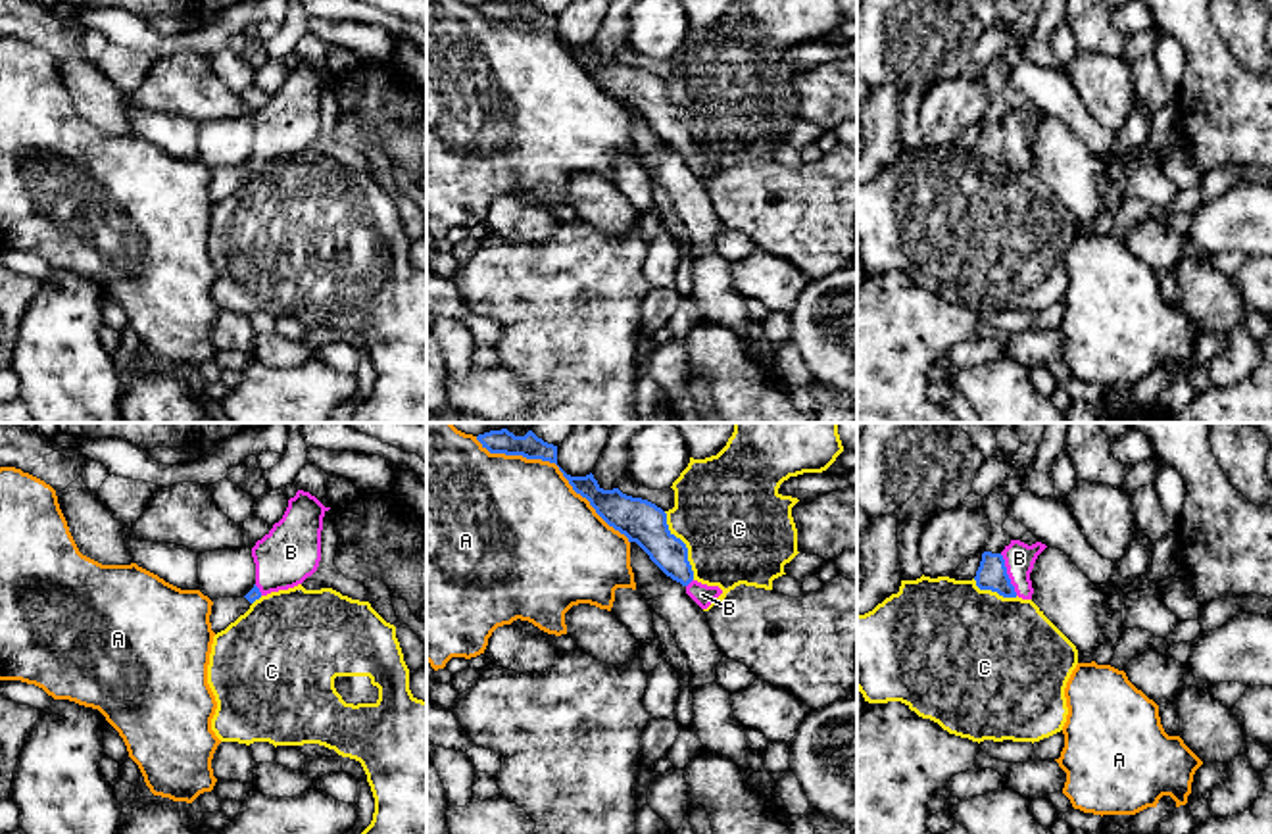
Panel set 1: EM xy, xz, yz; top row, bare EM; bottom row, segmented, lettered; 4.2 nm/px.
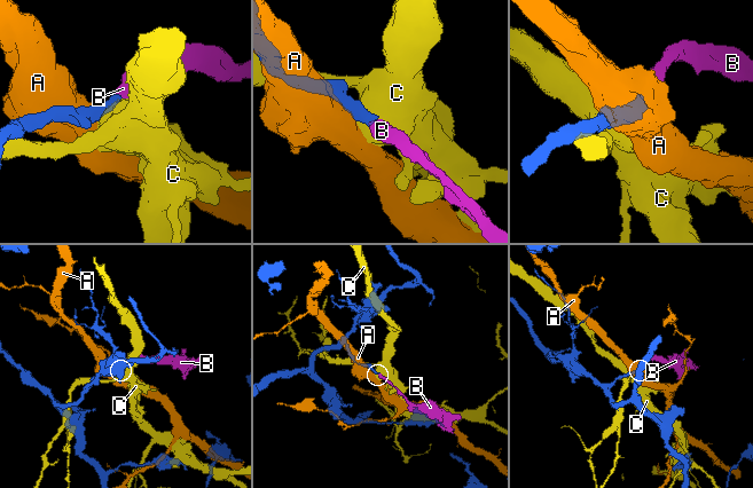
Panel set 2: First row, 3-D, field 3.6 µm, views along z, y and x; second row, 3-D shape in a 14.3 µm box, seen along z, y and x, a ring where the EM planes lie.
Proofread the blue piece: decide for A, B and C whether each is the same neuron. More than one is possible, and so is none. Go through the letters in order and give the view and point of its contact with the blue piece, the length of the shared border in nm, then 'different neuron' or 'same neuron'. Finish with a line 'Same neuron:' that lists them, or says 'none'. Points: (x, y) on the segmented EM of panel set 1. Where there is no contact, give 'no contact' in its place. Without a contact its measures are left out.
A: xz (558, 466) | 800 nm | different neuron
B: yz (1007, 575) | 190 nm | same neuron
C: xz (684, 546) | 320 nm | different neuron
Same neuron: B

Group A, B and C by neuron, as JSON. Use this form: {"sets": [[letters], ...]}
{"sets": [["A"], ["B"], ["C"]]}

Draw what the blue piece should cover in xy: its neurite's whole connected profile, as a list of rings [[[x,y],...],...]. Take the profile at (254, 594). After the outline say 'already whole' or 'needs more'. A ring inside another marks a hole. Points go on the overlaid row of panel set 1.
[[[304,490],[288,500],[282,519],[252,548],[256,584],[244,596],[250,603],[294,588],[317,571],[323,517],[329,509]]] | needs more

